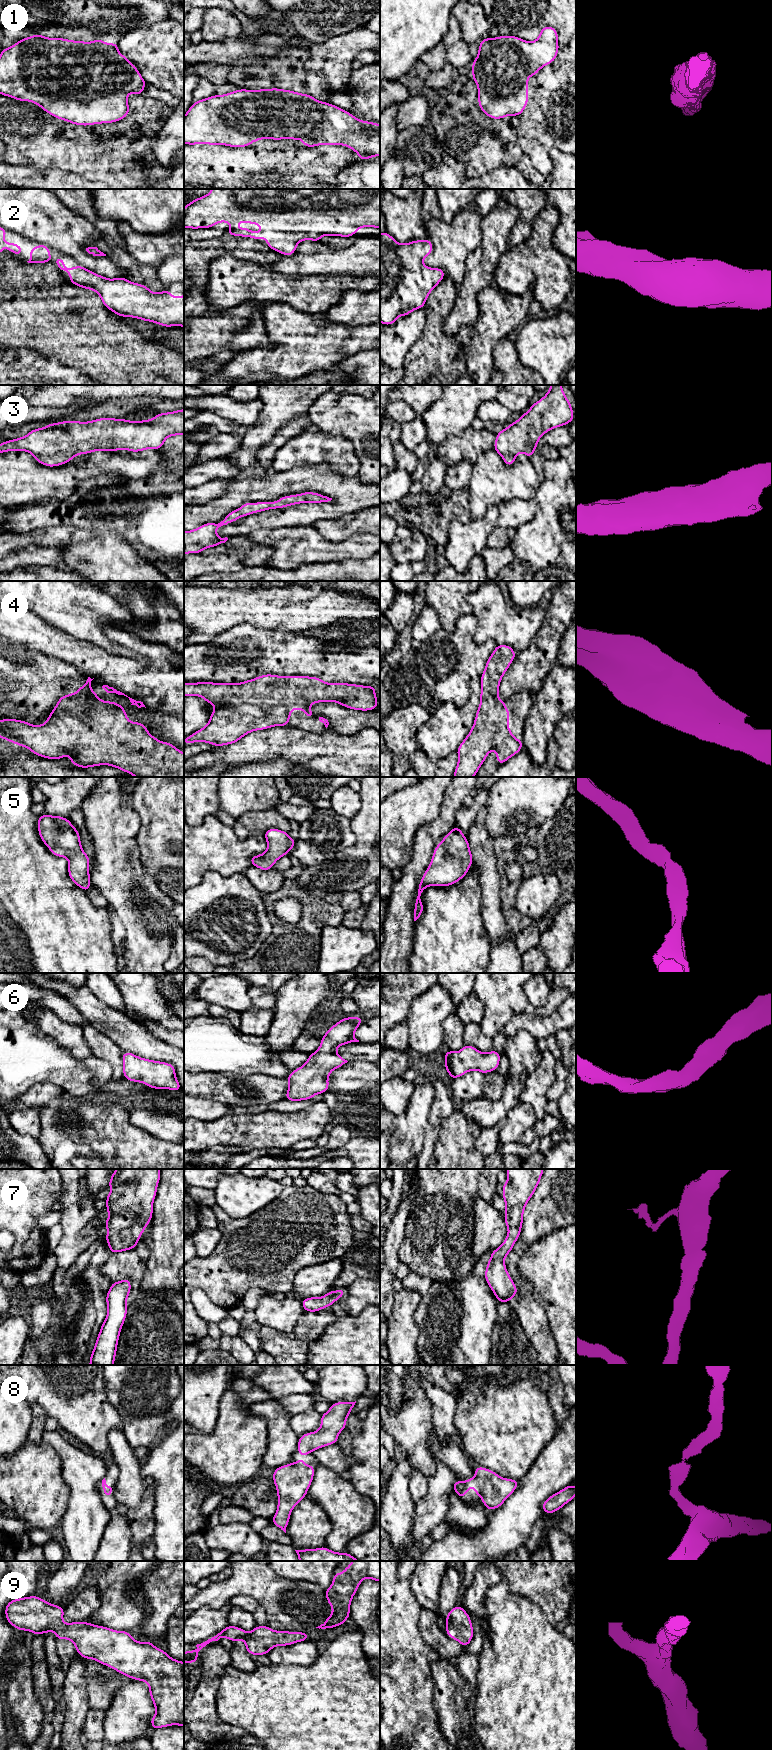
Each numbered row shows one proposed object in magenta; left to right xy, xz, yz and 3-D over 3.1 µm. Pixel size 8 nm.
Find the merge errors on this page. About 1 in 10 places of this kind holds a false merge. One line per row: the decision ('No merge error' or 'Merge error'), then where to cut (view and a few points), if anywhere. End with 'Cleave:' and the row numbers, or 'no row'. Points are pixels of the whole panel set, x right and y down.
1: No merge error. No split
2: No merge error. No split
3: No merge error. No split
4: No merge error. No split
5: No merge error. No split
6: No merge error. No split
7: No merge error. No split
8: No merge error. No split
9: No merge error. No split
Cleave: no row

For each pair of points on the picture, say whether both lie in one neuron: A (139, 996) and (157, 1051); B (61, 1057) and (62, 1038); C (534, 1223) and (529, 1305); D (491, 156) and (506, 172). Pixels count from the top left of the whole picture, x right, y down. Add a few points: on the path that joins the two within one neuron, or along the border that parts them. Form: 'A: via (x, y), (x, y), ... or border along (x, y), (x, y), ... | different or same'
A: border along (124, 1012), (141, 1023) | different
B: border along (44, 1032), (76, 1058), (82, 1060) | different
C: via (523, 1243), (513, 1257), (513, 1271), (523, 1285) | same
D: border along (514, 165), (499, 166), (480, 176) | different

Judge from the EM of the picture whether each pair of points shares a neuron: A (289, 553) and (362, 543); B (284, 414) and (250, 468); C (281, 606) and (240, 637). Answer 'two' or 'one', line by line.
A: one
B: one
C: two

